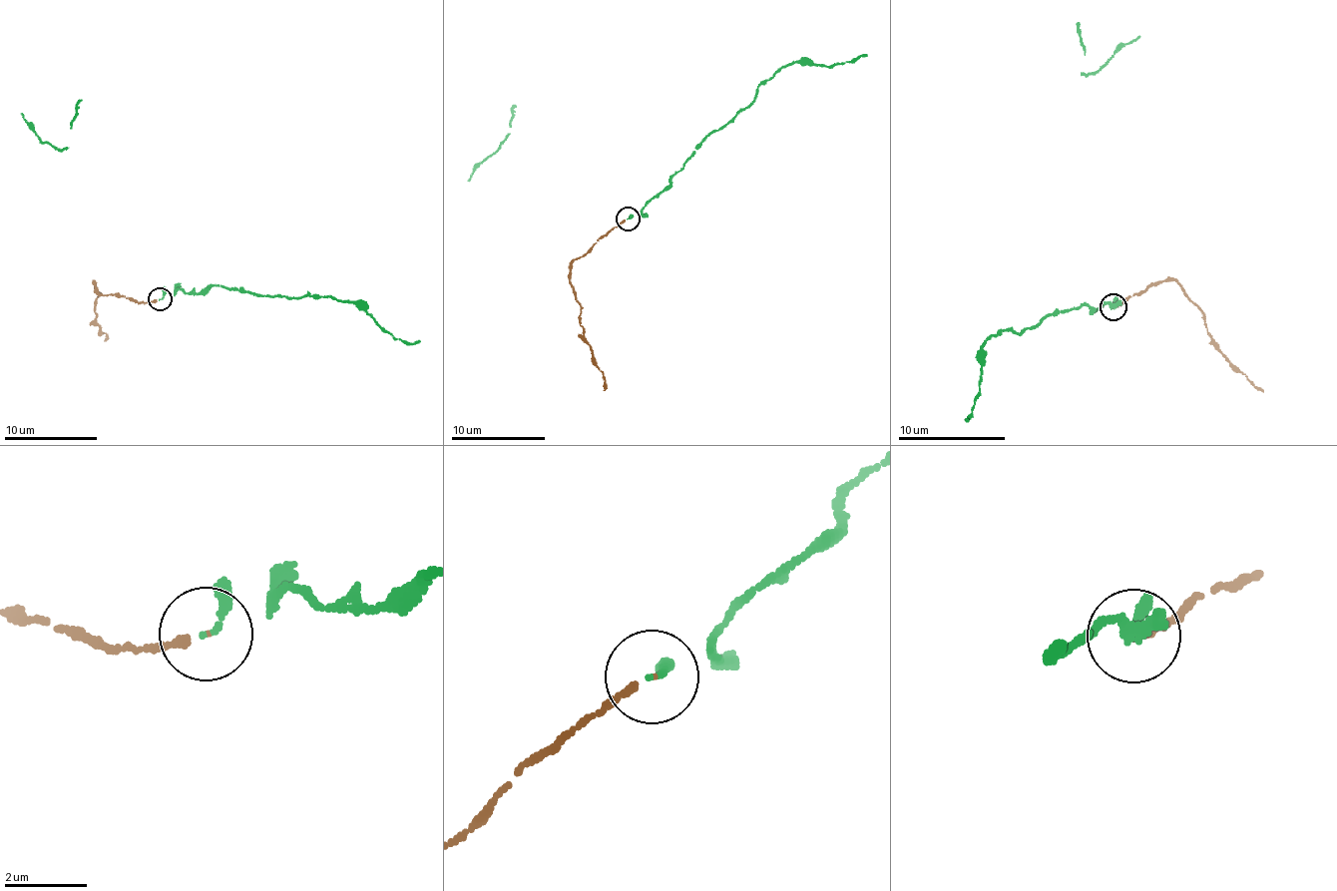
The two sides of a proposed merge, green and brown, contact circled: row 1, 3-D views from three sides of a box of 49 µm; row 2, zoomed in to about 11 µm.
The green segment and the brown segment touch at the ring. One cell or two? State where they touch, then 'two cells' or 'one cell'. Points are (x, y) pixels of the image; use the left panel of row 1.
(160, 299) | one cell

